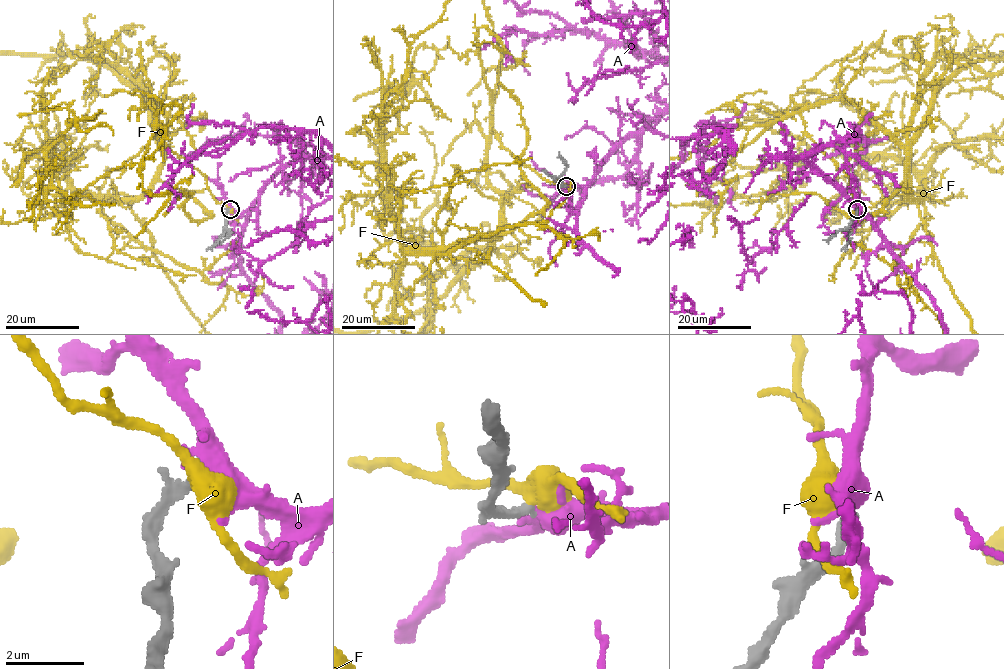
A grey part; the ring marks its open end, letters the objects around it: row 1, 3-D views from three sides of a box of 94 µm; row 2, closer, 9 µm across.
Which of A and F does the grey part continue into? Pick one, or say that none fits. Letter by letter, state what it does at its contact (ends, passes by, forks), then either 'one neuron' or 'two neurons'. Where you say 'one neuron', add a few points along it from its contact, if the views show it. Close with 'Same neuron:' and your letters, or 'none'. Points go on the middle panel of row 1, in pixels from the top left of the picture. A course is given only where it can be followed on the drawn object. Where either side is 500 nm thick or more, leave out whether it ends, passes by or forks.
A: it forks there; one neuron
F: it passes by; two neurons
Same neuron: A

